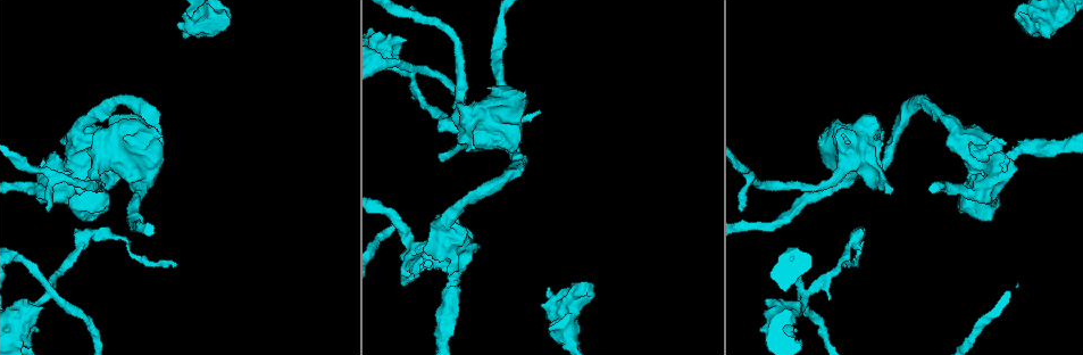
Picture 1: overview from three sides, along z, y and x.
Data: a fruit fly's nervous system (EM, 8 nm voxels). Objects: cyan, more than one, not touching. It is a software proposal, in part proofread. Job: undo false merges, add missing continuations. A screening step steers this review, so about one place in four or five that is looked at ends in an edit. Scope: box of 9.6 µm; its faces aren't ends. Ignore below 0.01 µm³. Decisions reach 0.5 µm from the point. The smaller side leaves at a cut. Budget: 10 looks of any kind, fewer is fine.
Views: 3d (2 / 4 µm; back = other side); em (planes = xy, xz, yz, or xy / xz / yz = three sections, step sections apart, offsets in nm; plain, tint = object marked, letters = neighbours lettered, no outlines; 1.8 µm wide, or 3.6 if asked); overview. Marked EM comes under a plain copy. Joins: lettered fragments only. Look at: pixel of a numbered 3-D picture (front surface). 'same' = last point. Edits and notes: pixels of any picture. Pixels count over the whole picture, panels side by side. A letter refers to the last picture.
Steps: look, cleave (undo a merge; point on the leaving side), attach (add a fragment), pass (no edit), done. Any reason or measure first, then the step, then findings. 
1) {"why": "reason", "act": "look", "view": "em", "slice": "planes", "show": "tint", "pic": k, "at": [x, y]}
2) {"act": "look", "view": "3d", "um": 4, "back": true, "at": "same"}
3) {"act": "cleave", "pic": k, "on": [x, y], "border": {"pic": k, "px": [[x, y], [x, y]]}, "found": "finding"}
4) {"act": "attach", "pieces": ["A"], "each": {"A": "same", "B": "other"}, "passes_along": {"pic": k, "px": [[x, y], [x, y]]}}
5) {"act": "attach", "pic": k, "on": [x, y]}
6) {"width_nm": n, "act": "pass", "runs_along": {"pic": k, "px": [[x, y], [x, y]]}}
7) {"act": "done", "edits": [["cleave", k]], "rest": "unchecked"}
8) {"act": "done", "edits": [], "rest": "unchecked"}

{"why": "an open end", "act": "look", "view": "3d", "um": 4, "pic": 1, "at": [229, 25]}

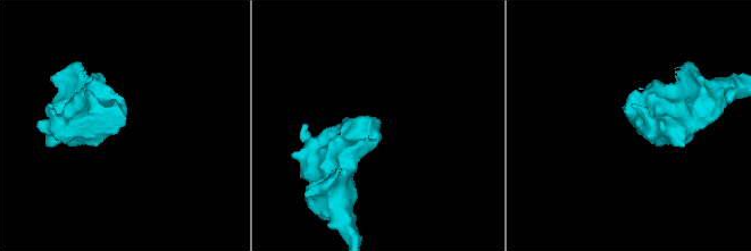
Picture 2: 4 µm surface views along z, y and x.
{"why": "now the EM", "act": "look", "view": "em", "um": 3.6, "slice": "xz", "step": 16, "show": "tint", "pic": 2, "at": [376, 124]}

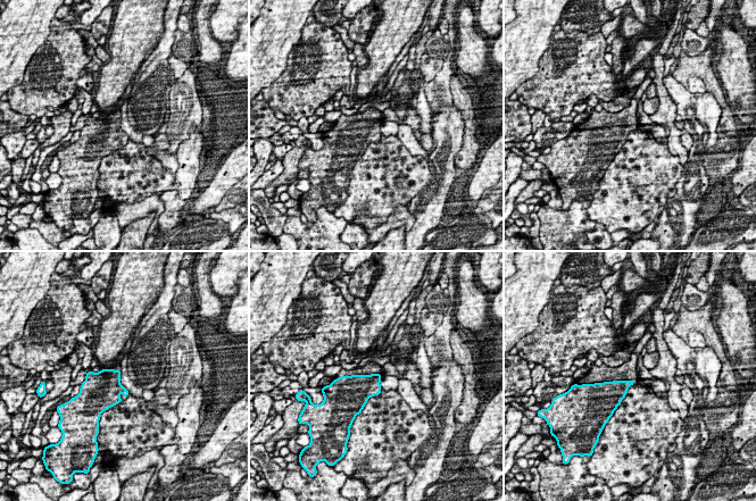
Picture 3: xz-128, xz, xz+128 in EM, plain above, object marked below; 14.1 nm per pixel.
{"why": "cut it another way", "act": "look", "view": "em", "um": 3.6, "slice": "planes", "show": "letters", "at": "same"}

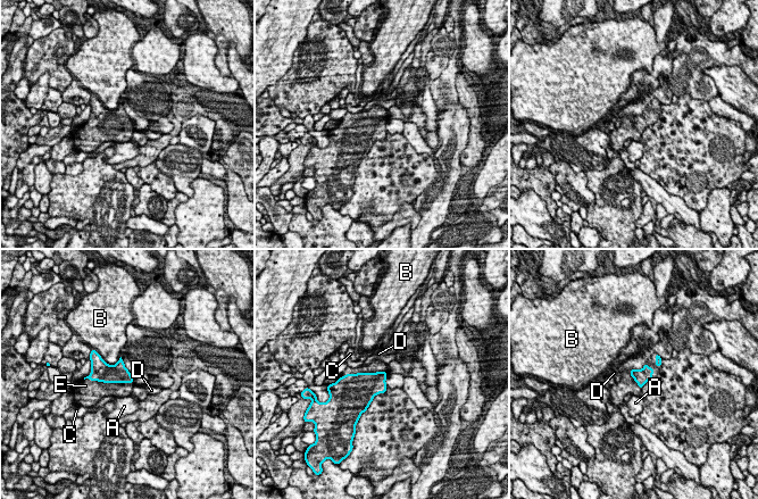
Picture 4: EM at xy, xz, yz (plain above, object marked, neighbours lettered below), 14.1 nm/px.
{"act": "attach", "pieces": ["E"], "each": {"A": "other", "B": "other", "C": "other", "D": "other", "E": "same"}, "passes_along": {"pic": 4, "px": [[100, 371], [110, 382], [96, 390]]}, "found": "it goes on there"}

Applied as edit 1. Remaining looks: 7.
{"act": "look", "view": "overview"}

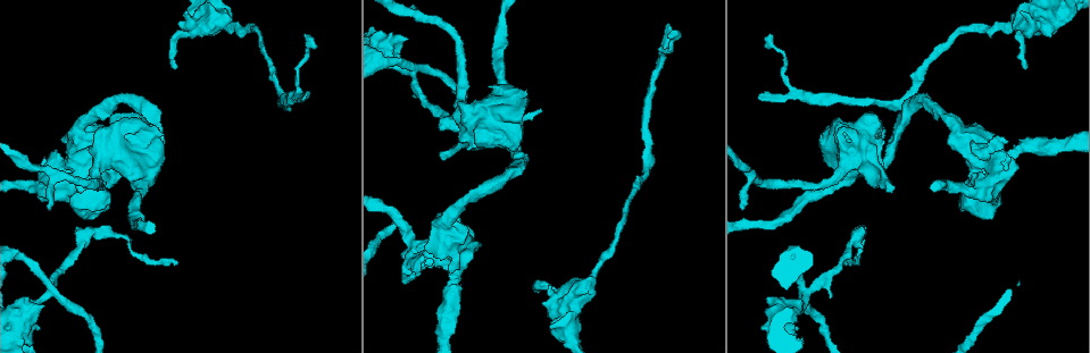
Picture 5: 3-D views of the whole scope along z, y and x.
{"why": "thick turns thin", "act": "look", "view": "em", "slice": "xz", "step": 4, "show": "tint", "pic": 5, "at": [47, 290]}

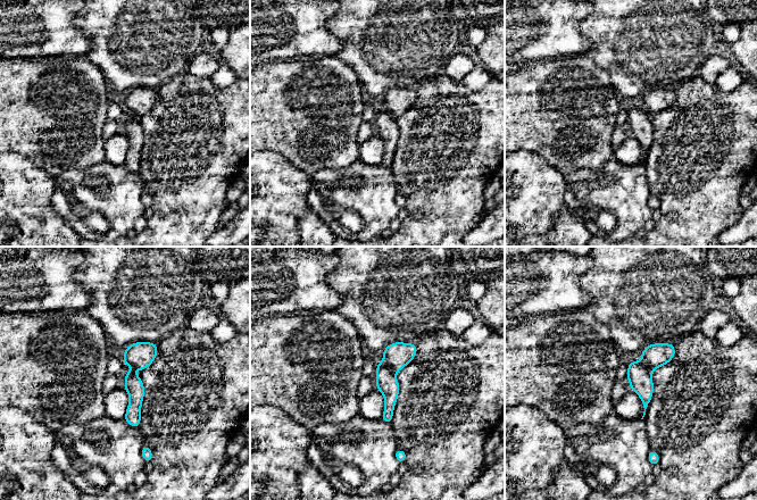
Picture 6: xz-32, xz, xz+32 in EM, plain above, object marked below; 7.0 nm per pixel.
{"why": "cut it another way", "act": "look", "view": "em", "slice": "planes", "show": "letters", "at": "same"}

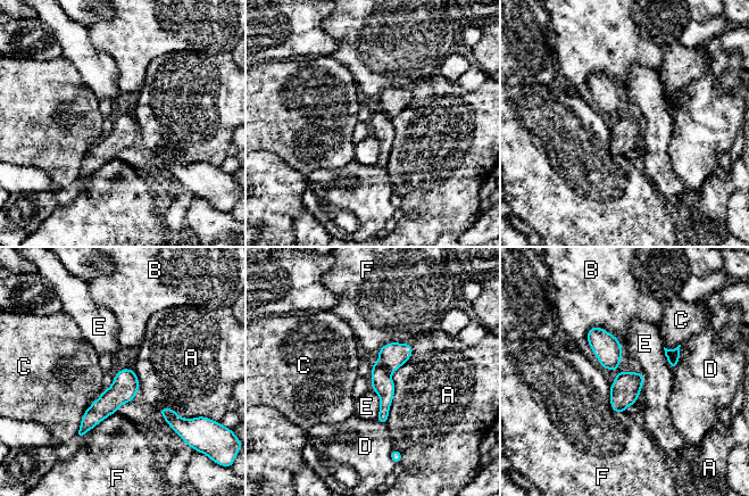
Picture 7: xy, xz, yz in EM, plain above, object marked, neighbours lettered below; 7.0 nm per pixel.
{"act": "cleave", "pic": 7, "on": [393, 355], "each": {"A": "other", "B": "other", "C": "other", "D": "other", "E": "other", "F": "other"}, "border": {"pic": 7, "px": [[376, 362], [391, 372]]}, "found": "a second neuron is stuck on"}

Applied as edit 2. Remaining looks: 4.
{"why": "calibre changes", "act": "look", "view": "em", "slice": "planes", "show": "tint", "pic": 5, "at": [113, 235]}

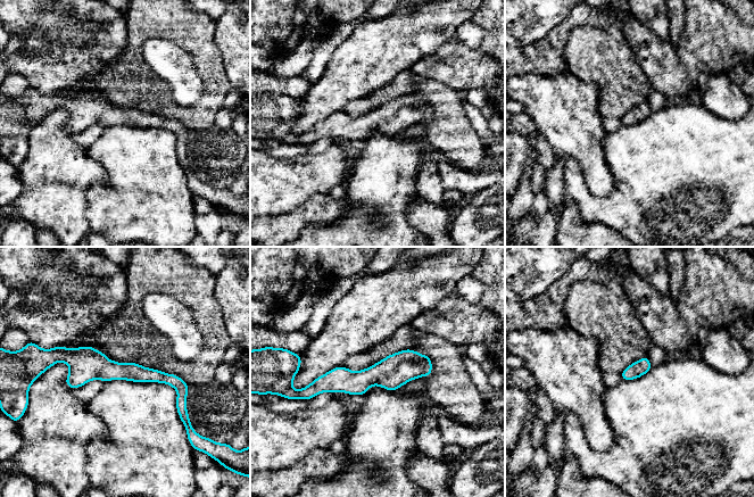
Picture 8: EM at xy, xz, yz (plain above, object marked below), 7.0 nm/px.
{"why": "see the neighbours", "act": "look", "view": "em", "slice": "planes", "show": "letters", "at": "same"}

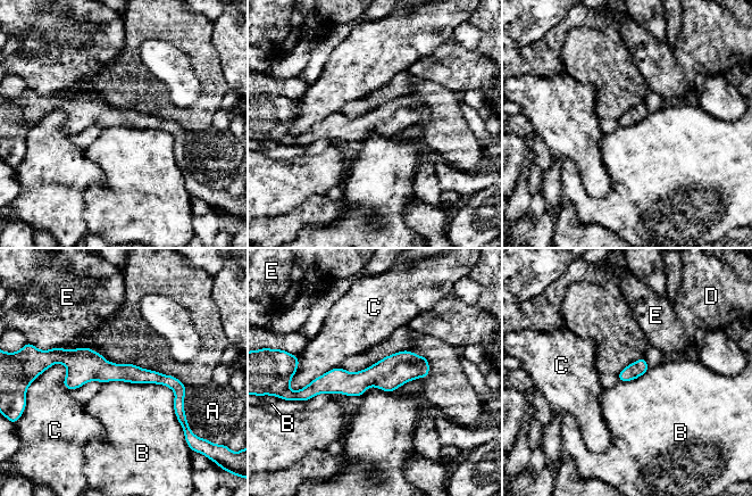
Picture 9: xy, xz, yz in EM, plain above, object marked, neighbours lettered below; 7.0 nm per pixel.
{"longest_contact_nm": ["B", 650], "act": "pass", "each": {"A": "other", "B": "other", "C": "other", "D": "other", "E": "other"}, "found": "all the same neuron"}

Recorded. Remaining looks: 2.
{"why": "tapers out", "act": "look", "view": "em", "slice": "planes", "show": "letters", "pic": 5, "at": [306, 36]}

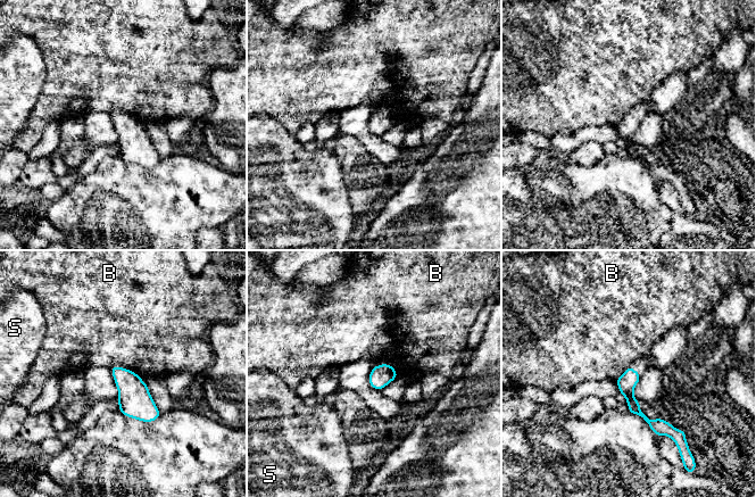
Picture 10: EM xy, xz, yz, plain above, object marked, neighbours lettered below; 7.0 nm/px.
{"width_nm": 140, "act": "pass", "each": {"B": "other", "S": "other"}, "border": {"pic": 10, "px": [[373, 366], [389, 364], [398, 375]]}, "found": "no lettered fragment goes on from it"}

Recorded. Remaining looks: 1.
{"act": "done", "edits": [["attach", 4], ["cleave", 7]], "rest": "unchecked"}

